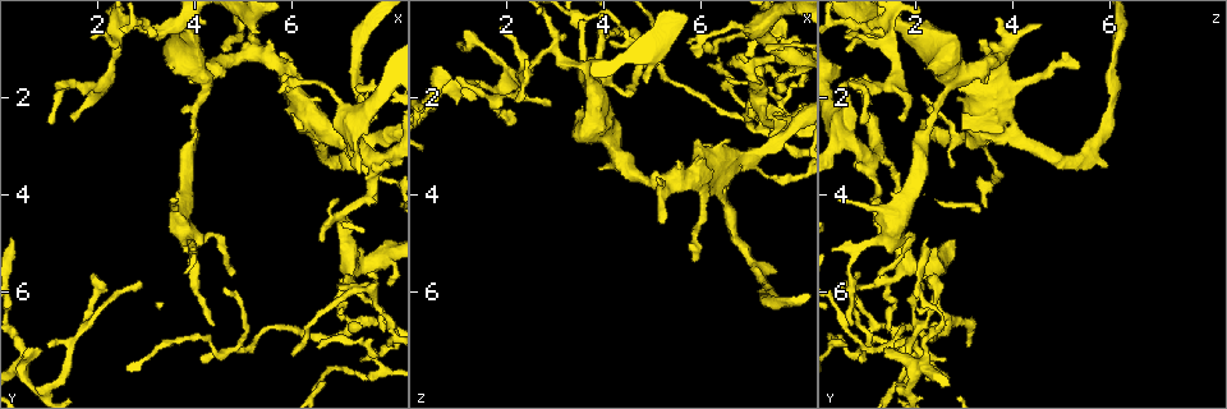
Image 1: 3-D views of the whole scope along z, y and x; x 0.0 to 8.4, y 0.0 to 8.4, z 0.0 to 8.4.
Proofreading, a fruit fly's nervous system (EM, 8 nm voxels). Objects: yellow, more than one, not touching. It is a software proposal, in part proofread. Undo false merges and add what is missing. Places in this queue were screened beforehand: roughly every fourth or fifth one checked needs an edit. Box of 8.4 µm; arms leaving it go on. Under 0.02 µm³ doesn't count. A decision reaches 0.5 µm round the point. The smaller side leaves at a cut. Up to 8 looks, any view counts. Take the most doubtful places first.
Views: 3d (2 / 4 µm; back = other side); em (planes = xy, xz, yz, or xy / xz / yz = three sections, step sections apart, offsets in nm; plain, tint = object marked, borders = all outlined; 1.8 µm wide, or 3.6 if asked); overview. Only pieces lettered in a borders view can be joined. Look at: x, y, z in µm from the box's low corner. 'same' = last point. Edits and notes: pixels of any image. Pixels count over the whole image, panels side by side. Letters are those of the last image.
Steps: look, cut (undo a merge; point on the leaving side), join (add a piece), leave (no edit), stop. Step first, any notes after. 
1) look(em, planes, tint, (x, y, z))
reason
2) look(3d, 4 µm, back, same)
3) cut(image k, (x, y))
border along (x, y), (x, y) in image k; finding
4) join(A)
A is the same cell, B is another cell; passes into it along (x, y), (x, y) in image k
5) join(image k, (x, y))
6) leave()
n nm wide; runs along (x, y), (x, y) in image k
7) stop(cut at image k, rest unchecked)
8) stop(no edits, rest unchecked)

look(3d, 2 µm, (7.20, 6.70, 2.60))
three-way junction

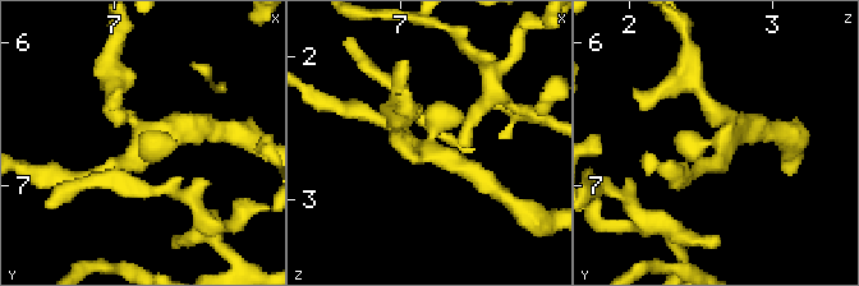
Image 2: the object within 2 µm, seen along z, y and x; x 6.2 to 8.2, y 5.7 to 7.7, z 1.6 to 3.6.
look(em, planes, borders, (7.22, 6.70, 2.62))
now the EM

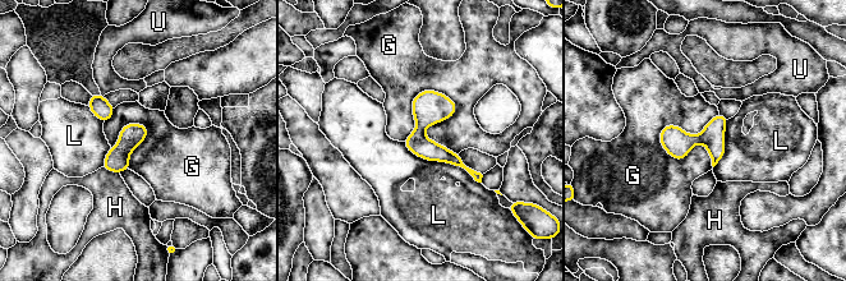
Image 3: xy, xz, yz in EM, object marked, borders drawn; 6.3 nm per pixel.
leave()
140 nm wide; L touches over 550 nm; G, H, L and U are other cells; one neuron here

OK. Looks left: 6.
look(em, 3.6 µm, planes, tint, (7.70, 3.30, 1.00))
sharp bend

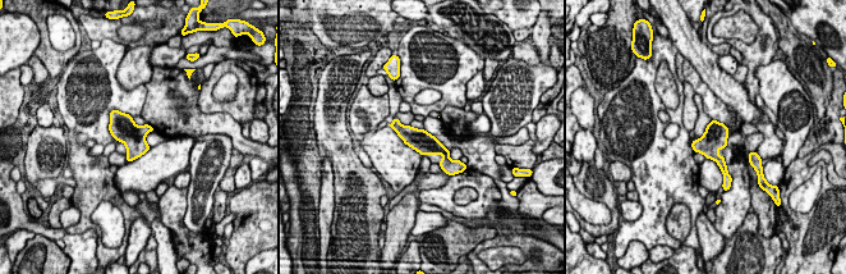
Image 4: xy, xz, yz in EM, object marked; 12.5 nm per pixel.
look(em, 3.6 µm, planes, borders, same)

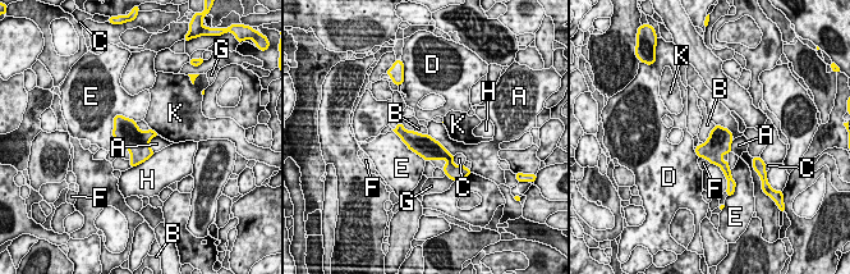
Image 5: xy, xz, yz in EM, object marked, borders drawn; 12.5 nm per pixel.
leave()
280 nm wide; A, B, C, D, E, F, G, H and K are other cells; runs along (398, 129), (440, 153), (449, 168) in image 5; all the same neuron

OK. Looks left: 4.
look(em, yz, step 16, borders, (0.65, 7.20, 1.40))
free end

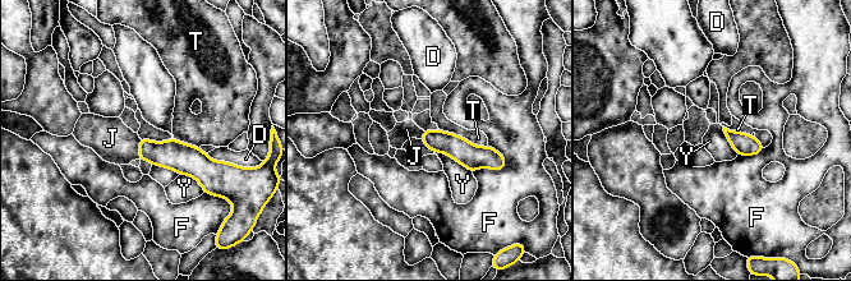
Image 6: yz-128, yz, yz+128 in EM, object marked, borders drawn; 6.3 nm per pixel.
look(em, xy, step 4, borders, same)

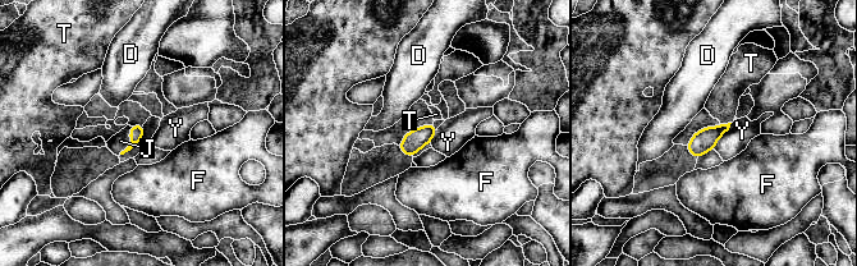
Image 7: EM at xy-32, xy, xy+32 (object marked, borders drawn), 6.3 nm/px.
join(J)
Y touches over 200 nm; J is the same cell, D, F, T and Y are other cells; the neuron continues

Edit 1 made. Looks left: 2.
stop(join at image 7, rest unchecked)

